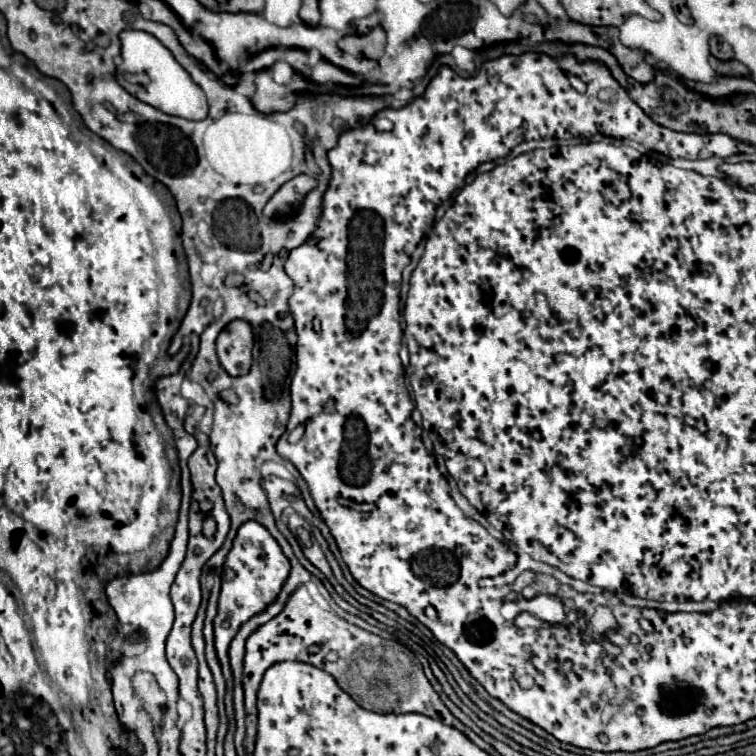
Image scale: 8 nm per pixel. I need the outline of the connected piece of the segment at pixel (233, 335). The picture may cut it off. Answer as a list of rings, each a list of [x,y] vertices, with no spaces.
[[[233,320],[217,336],[217,356],[229,376],[245,376],[251,368],[253,332],[243,320]]]

